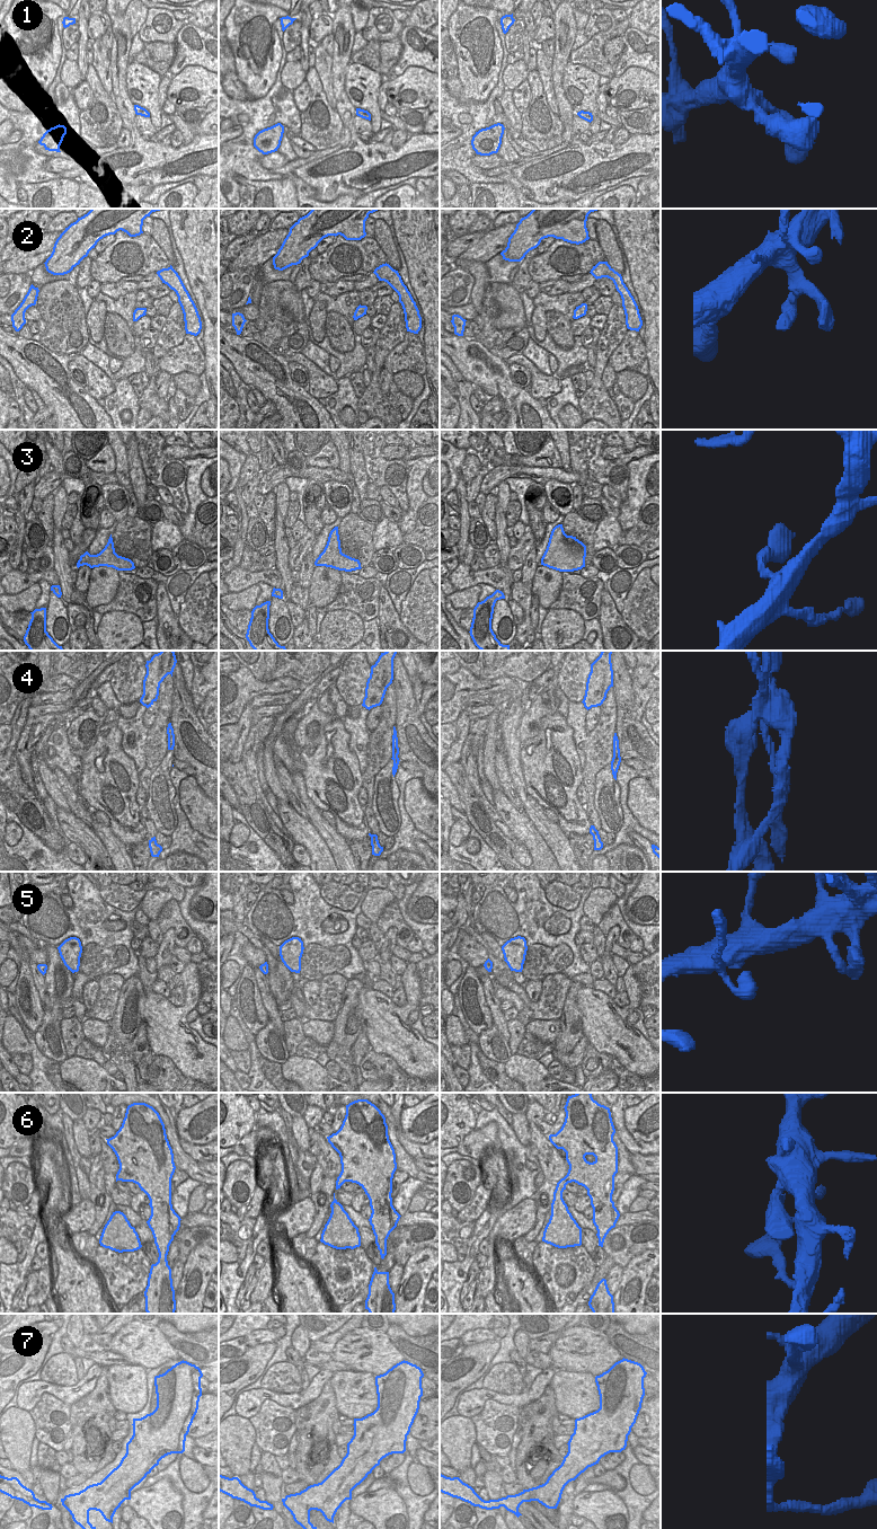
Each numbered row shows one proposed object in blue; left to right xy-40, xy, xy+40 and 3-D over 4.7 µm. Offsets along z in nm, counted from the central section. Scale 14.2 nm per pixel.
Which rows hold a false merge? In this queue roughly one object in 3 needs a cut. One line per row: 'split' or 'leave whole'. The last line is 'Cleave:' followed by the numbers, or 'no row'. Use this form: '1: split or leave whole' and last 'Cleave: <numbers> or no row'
1: leave whole
2: leave whole
3: leave whole
4: split
5: leave whole
6: leave whole
7: split
Cleave: 4, 7

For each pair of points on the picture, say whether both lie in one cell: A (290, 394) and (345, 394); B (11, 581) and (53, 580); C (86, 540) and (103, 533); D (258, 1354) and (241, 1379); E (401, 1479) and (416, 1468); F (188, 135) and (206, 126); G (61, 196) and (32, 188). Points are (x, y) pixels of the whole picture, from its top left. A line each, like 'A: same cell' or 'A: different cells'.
A: different cells
B: same cell
C: different cells
D: same cell
E: different cells
F: same cell
G: same cell

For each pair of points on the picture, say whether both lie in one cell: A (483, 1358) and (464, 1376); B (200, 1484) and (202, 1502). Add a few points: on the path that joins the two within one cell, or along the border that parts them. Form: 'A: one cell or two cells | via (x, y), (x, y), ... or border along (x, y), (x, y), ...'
A: one cell | via (478, 1362), (469, 1372)
B: two cells | border along (186, 1474), (188, 1487), (195, 1494), (203, 1496)

